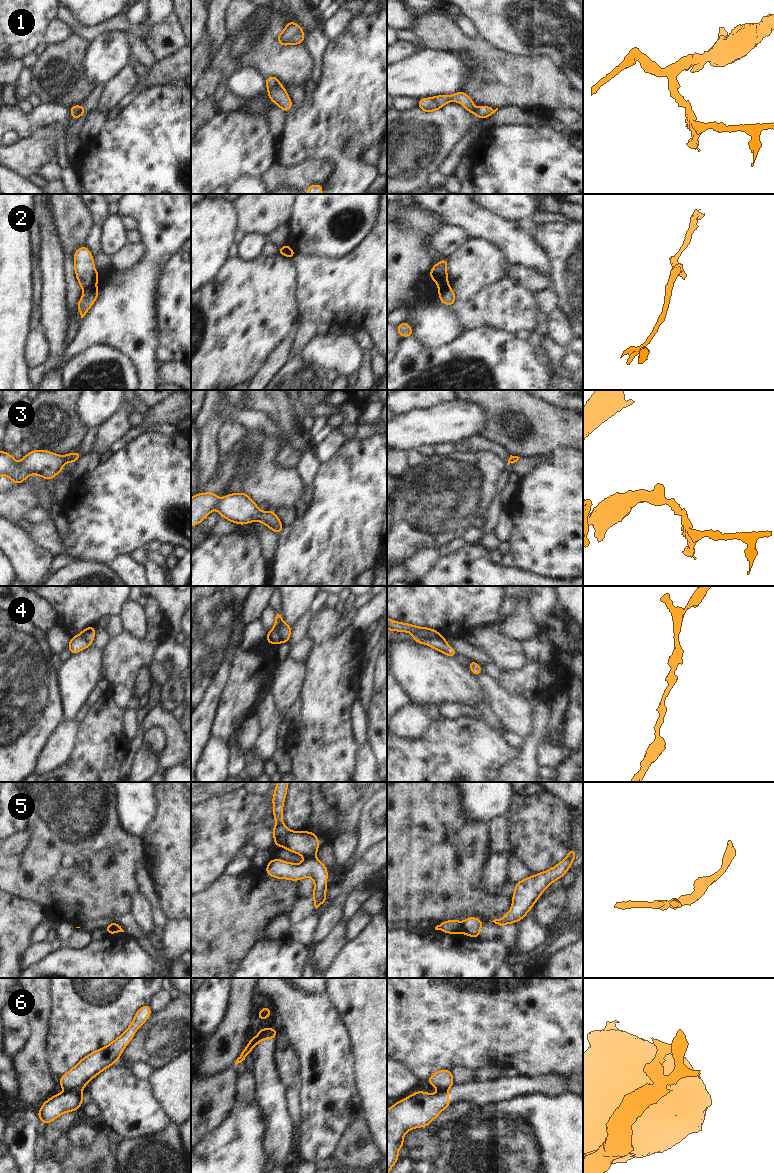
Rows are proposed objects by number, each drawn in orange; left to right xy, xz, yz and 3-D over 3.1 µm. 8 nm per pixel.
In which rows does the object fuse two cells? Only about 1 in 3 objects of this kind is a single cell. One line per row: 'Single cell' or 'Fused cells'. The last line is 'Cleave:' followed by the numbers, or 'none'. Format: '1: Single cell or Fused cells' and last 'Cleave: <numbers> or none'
1: Fused cells
2: Fused cells
3: Single cell
4: Fused cells
5: Fused cells
6: Fused cells
Cleave: 1, 2, 4, 5, 6.

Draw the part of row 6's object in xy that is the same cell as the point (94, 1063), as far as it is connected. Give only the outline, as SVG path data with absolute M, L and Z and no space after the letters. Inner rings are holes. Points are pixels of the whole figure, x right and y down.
M149 1004L143 1005L135 1013L130 1026L106 1047L89 1053L72 1069L60 1077L58 1084L67 1091L81 1092L95 1076L115 1064L137 1029L149 1018L152 1010Z

